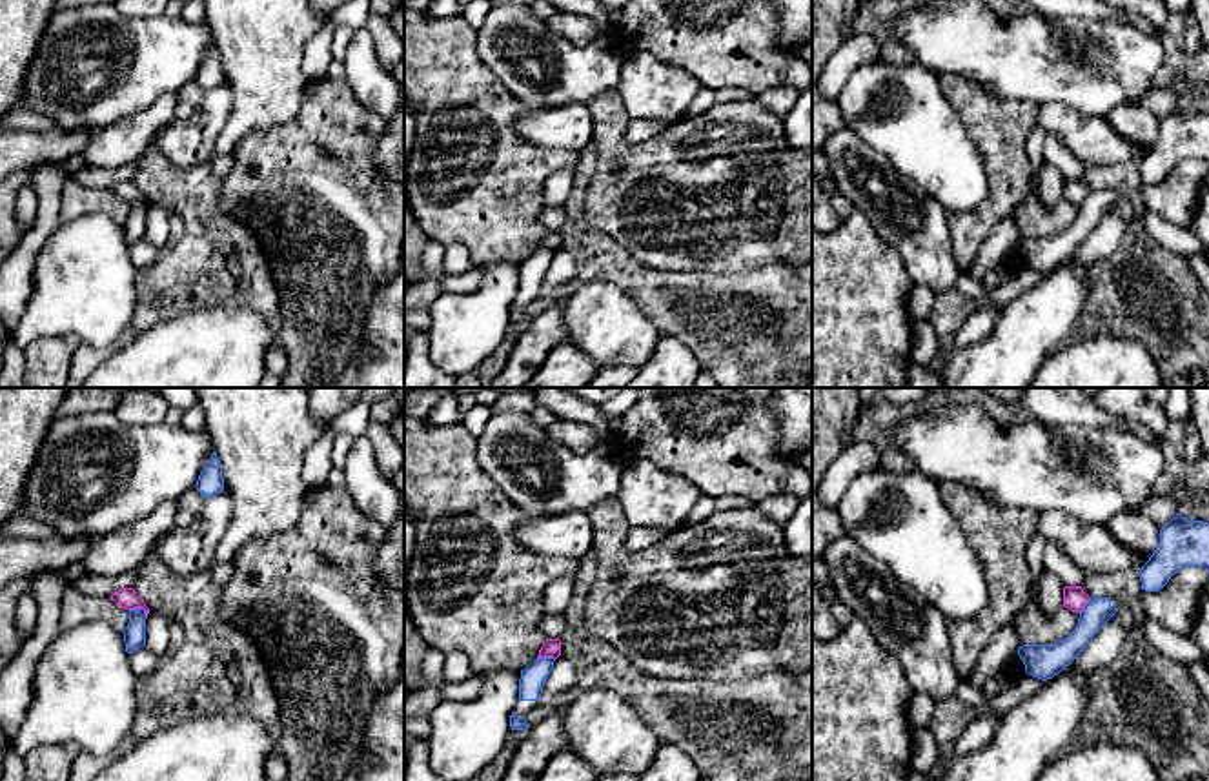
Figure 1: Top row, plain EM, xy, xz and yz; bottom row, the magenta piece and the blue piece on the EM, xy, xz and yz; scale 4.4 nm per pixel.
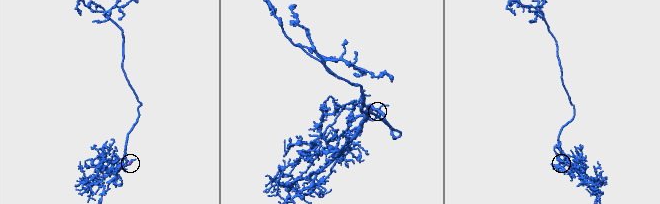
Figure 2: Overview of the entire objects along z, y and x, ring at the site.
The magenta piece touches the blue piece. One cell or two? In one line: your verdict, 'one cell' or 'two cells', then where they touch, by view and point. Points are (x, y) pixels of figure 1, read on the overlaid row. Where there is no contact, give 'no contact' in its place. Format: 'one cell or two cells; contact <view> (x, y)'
two cells; contact xy (141, 607)

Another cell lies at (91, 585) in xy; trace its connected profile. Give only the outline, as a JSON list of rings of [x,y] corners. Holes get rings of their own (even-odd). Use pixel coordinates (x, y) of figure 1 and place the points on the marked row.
[[[138,568],[115,577],[86,573],[73,583],[73,588],[89,597],[109,599],[115,592],[133,588]]]

